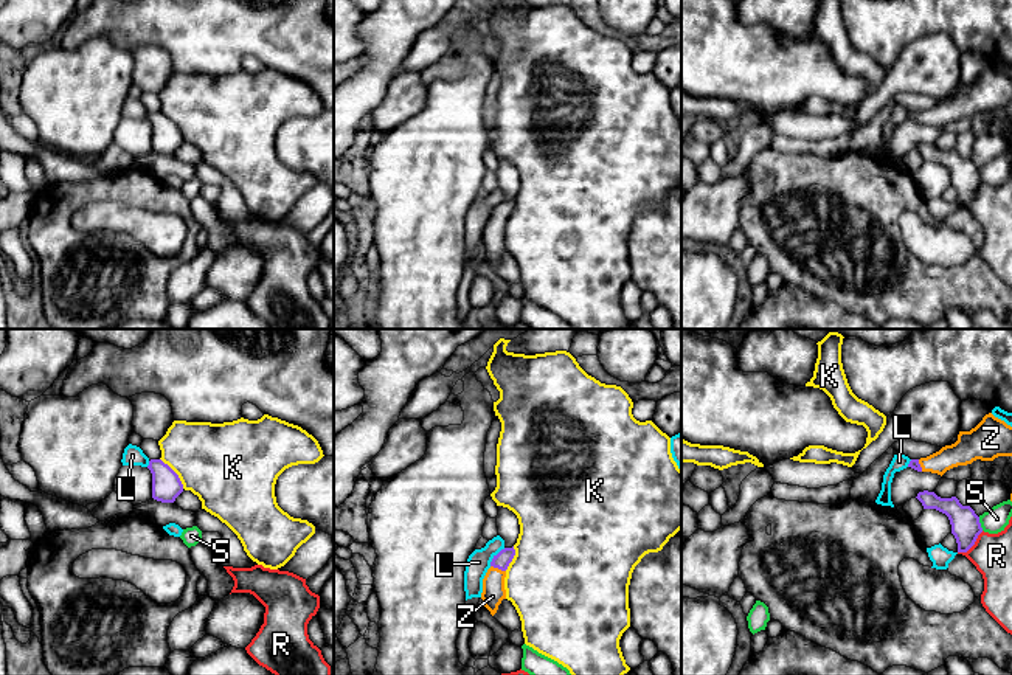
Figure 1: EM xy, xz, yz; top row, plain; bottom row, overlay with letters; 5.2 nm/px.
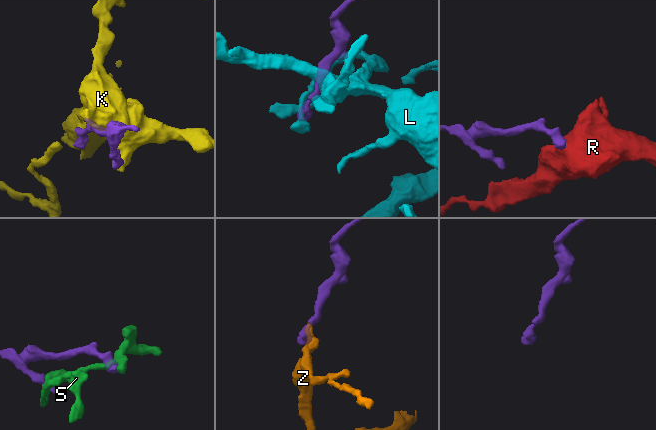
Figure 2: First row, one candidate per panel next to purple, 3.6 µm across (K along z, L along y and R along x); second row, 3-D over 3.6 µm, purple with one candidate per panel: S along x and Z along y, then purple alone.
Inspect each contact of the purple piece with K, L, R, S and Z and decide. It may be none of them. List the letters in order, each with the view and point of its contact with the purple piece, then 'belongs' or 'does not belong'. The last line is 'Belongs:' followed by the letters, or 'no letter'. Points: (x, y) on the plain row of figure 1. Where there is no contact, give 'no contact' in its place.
K: meets purple in xy at (176, 126); does not belong
L: meets purple in xz at (495, 208); does not belong
R: meets purple in yz at (972, 197); does not belong
S: meets purple in yz at (980, 176); does not belong
Z: meets purple in xz at (499, 221); belongs
Belongs: Z

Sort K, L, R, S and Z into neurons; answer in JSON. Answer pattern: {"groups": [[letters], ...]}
{"groups": [["K"], ["L"], ["R"], ["S"], ["Z"]]}

